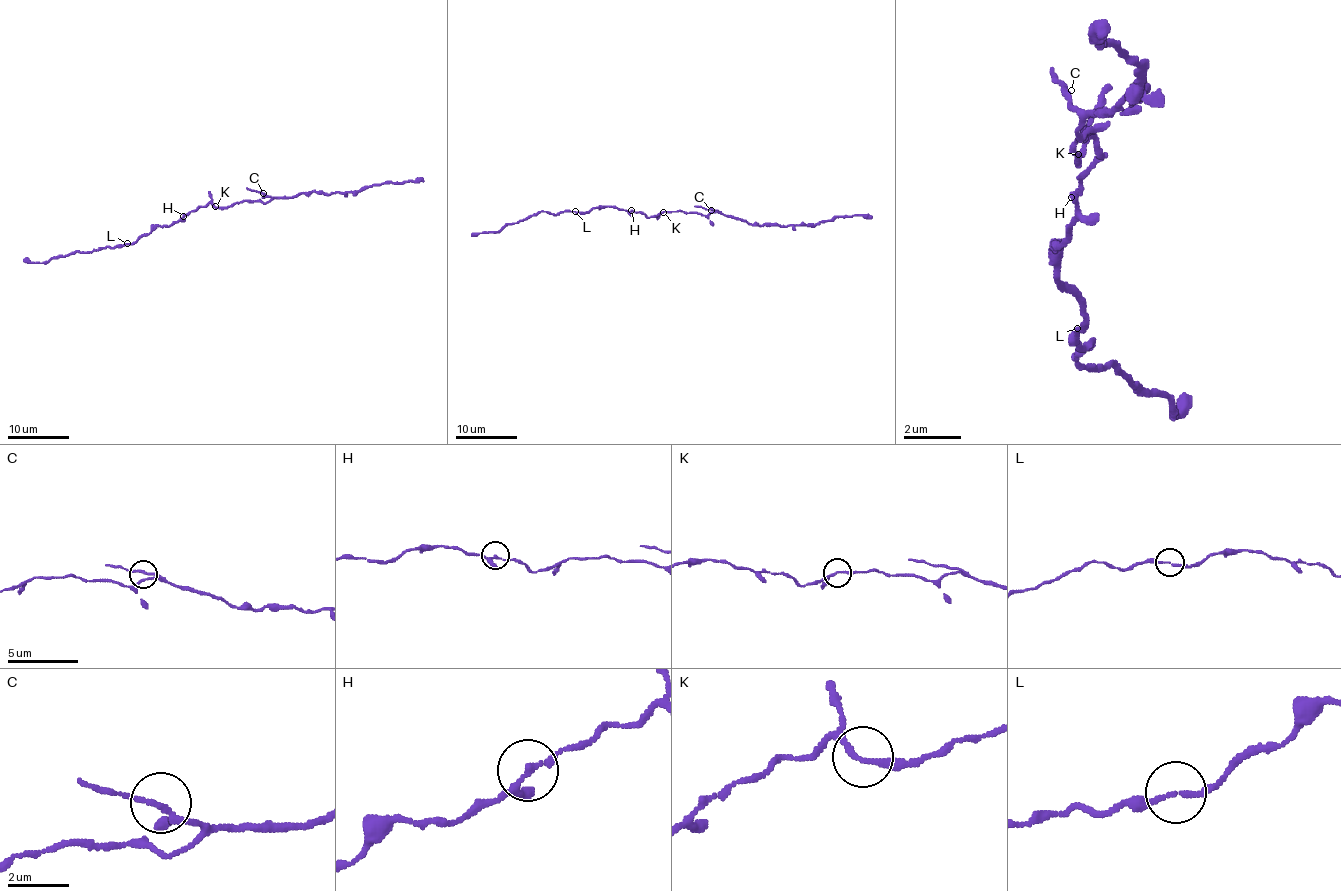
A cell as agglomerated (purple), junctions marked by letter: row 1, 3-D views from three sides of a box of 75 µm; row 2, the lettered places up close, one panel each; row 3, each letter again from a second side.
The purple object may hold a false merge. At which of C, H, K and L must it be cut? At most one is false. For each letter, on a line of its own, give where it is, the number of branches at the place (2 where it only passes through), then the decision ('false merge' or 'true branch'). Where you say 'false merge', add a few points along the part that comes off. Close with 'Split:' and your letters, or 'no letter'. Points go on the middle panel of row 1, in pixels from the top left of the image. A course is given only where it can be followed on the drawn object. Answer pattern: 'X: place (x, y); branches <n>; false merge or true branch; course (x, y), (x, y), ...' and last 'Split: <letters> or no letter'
C: place (711, 210); branches 2; true branch
H: place (631, 210); branches 3; true branch
K: place (663, 212); branches 2; true branch
L: place (575, 211); branches 2; true branch
Split: no letter

